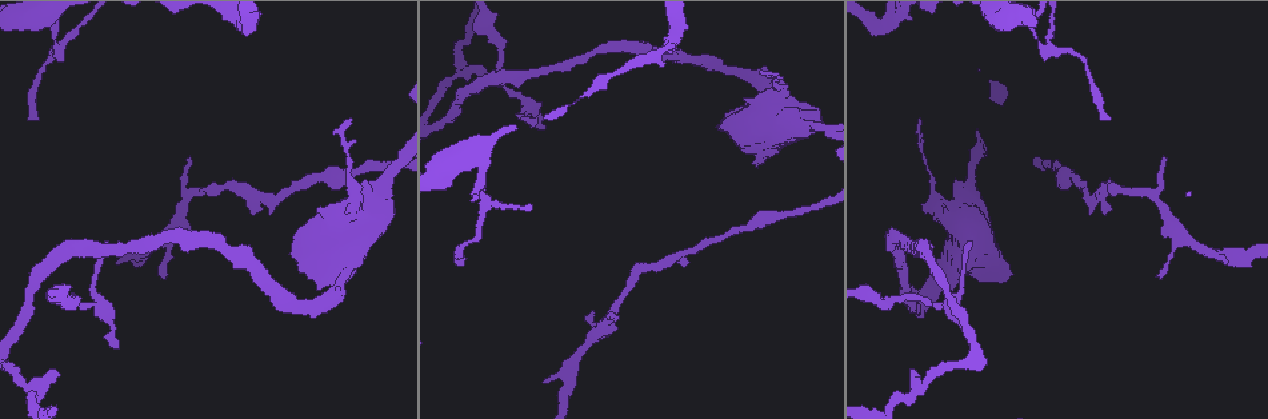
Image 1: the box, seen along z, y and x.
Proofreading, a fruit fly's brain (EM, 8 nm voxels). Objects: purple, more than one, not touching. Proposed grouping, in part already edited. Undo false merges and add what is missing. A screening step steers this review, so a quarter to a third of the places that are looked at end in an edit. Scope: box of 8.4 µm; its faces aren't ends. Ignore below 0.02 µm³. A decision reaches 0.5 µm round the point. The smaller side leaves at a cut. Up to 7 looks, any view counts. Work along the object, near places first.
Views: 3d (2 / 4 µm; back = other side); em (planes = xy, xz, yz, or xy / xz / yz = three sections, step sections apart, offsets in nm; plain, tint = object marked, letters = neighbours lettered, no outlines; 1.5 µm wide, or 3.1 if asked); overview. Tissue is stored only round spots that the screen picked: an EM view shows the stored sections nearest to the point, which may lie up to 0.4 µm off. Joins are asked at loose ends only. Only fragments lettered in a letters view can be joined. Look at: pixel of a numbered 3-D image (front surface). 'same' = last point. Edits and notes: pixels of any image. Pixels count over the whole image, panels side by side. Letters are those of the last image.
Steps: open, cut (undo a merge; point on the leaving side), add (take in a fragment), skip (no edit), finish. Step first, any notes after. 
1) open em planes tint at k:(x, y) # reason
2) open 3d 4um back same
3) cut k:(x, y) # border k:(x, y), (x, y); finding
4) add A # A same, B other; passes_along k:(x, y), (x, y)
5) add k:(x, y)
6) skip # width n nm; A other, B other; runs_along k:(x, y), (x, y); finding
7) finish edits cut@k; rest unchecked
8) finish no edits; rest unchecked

open em xz step 8 letters at 1:(1111, 117) # branch stops here

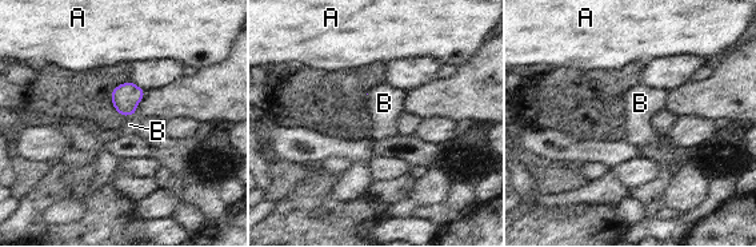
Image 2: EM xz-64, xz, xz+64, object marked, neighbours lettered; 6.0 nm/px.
open em xy step 4 letters same # cut it another way

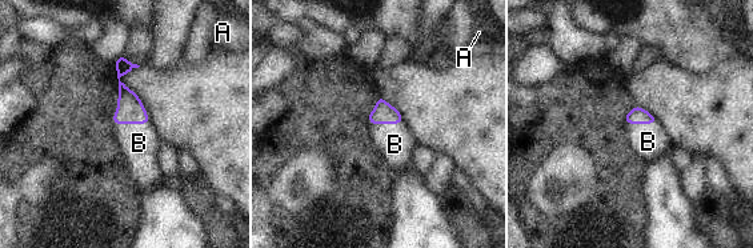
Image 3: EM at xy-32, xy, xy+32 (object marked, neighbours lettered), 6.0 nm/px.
add B # A other, B same; passes_along 3:(129, 110), (131, 123), (139, 143); it goes on there

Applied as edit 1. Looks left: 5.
open 3d 4um back at 1:(190, 158)

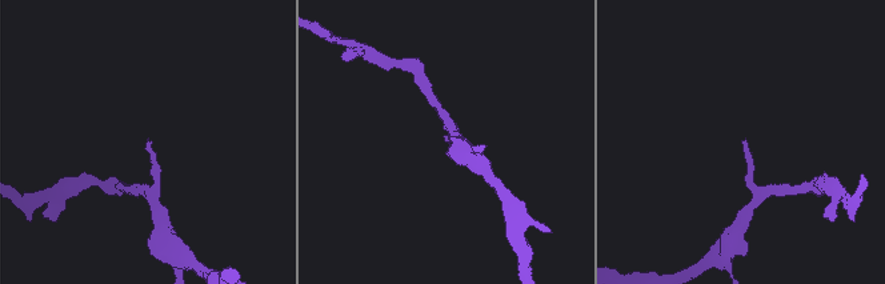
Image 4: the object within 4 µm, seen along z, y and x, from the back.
open em planes letters at 4:(448, 141)

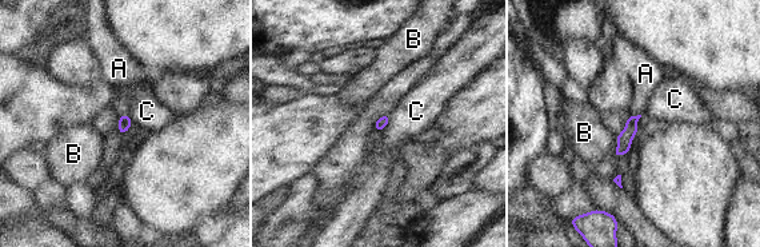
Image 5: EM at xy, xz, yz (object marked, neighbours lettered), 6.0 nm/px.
add A # A same, B other, C other; passes_along 5:(624, 139), (634, 115), (646, 76); it goes on there

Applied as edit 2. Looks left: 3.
open overview # redraw

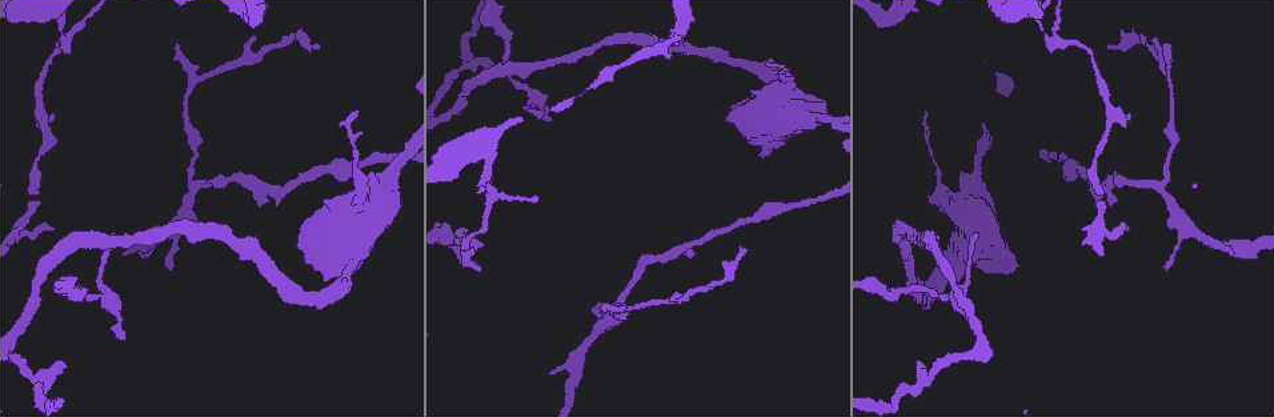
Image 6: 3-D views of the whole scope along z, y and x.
open em planes letters at 6:(682, 295) # tapers out

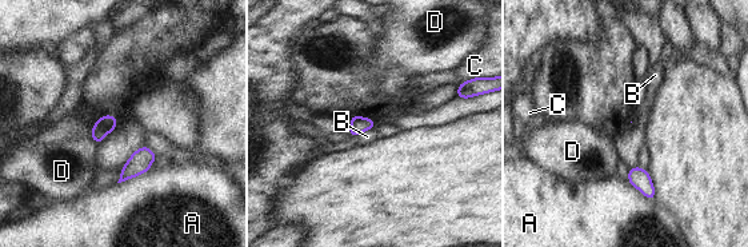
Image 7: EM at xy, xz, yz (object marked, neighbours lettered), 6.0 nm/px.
skip # A other, B other, C other, D other; border 7:(368, 130), (351, 136); no lettered fragment goes on from it

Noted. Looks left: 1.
finish edits add@3, add@5; rest unchecked

